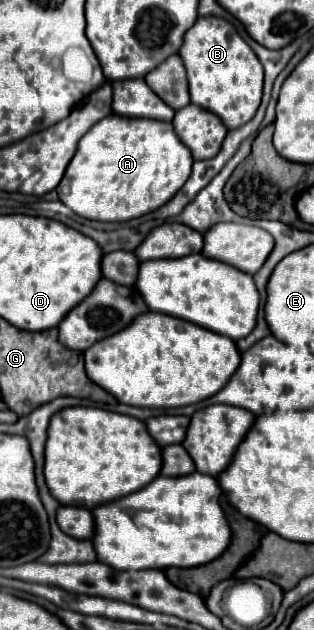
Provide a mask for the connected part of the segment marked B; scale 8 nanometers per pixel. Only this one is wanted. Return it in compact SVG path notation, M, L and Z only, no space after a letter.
M200 16L186 32L180 48L190 84L190 100L222 118L228 130L246 124L258 110L262 98L262 64L236 28L218 16Z

